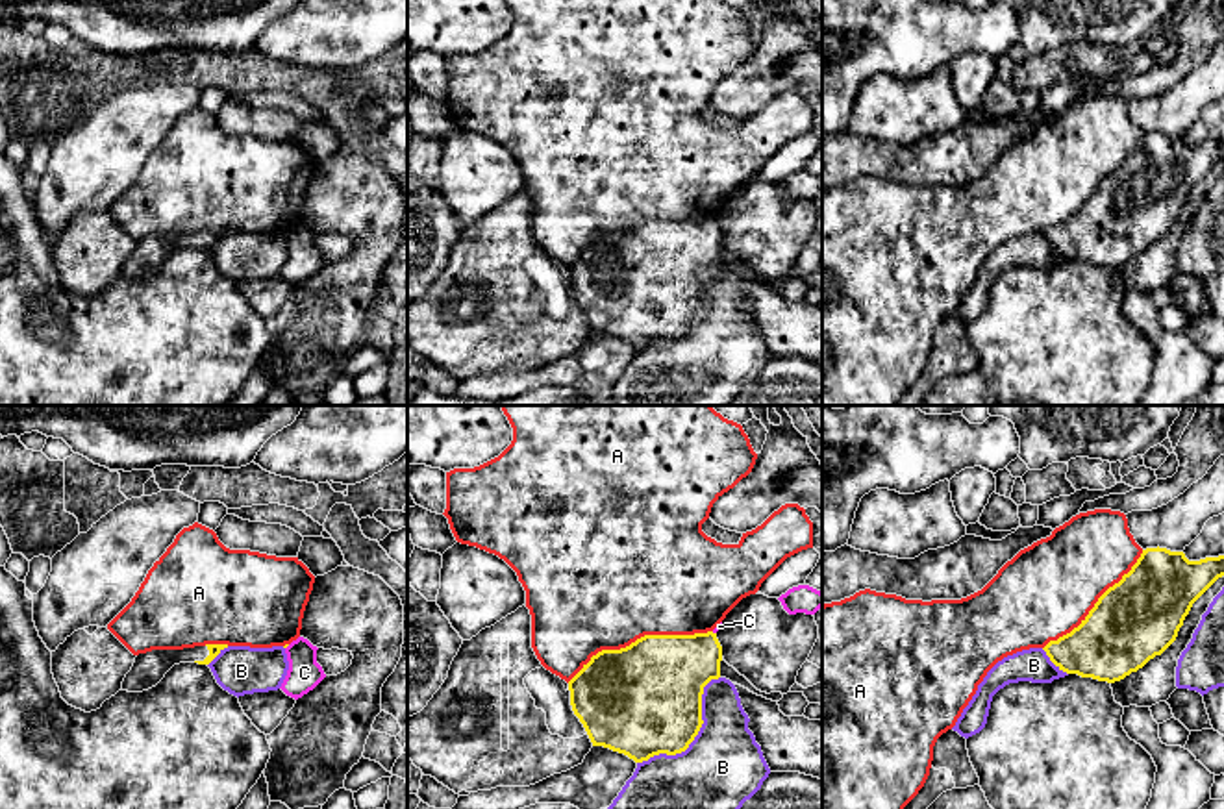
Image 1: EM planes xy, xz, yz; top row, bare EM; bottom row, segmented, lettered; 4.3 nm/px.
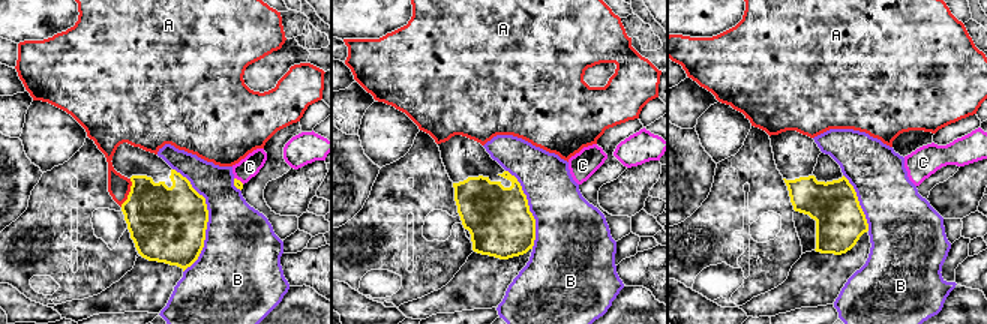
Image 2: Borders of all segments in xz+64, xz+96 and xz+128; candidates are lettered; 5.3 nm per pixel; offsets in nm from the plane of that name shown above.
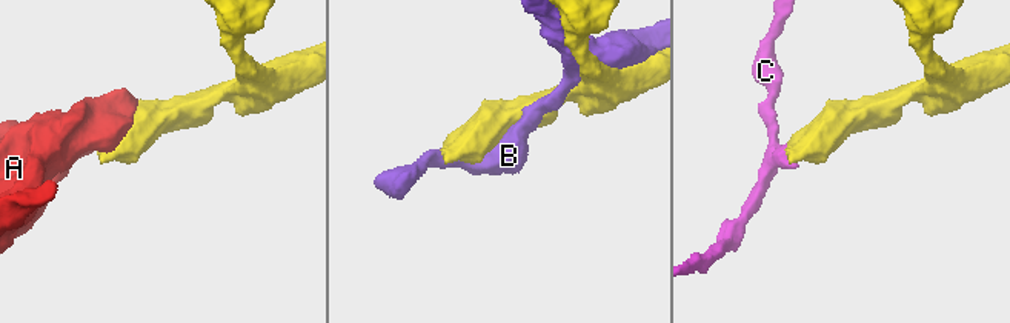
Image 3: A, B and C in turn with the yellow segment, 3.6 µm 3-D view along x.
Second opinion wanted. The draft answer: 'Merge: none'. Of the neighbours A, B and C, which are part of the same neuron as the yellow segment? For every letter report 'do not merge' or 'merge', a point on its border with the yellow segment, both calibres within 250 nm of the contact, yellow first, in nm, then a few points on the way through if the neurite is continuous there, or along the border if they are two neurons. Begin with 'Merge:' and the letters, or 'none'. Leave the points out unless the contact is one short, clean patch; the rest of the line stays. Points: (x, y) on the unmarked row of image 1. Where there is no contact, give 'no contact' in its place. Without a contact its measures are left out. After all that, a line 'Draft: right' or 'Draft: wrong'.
Merge: none
A: do not merge; contact xz (641, 223); calibres 460 and 500 nm
B: do not merge; contact xz (697, 319); calibres 460 and 360 nm
C: do not merge; contact xz (711, 217); calibres 320 and 20 nm; border xz (711, 217), (715, 219)
Draft: right

